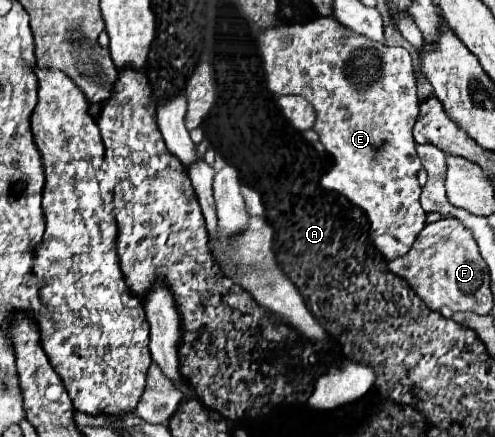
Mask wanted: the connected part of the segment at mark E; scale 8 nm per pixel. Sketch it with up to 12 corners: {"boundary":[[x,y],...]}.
{"boundary":[[333,17],[257,45],[333,155],[321,185],[411,247],[425,227],[409,51]]}

